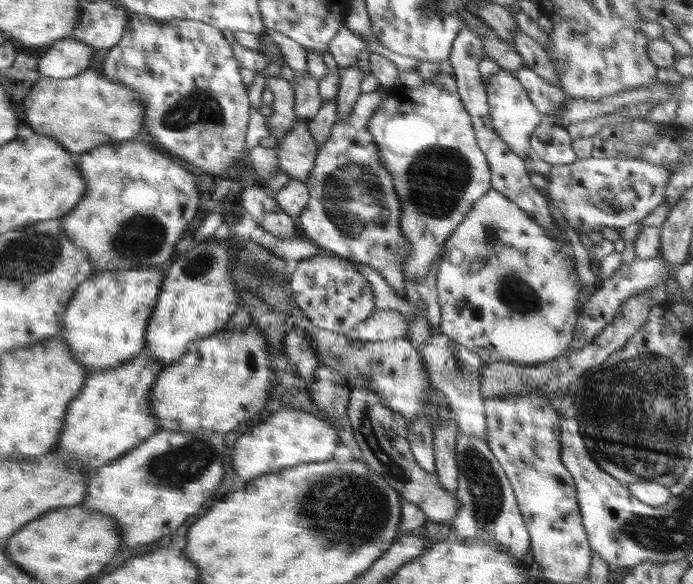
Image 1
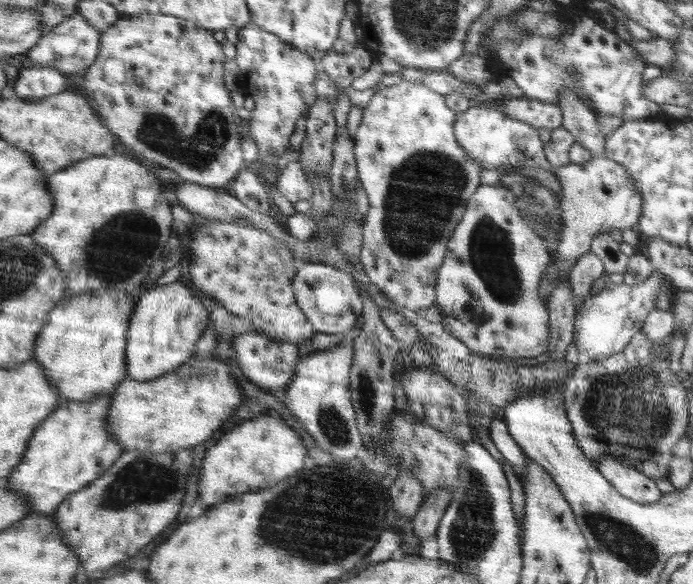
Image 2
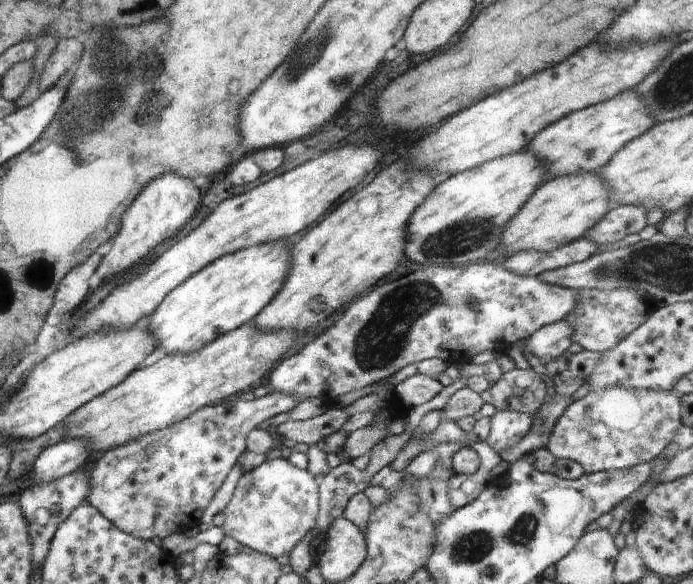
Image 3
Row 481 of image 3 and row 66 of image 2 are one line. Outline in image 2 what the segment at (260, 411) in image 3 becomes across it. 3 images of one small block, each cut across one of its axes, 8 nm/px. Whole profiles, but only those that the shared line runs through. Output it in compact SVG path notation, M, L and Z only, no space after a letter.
M172 15L124 16L100 34L98 56L82 76L87 97L102 117L100 121L126 148L155 165L173 170L185 181L223 189L245 168L242 141L246 129L223 83L227 57L212 32L187 18Z

